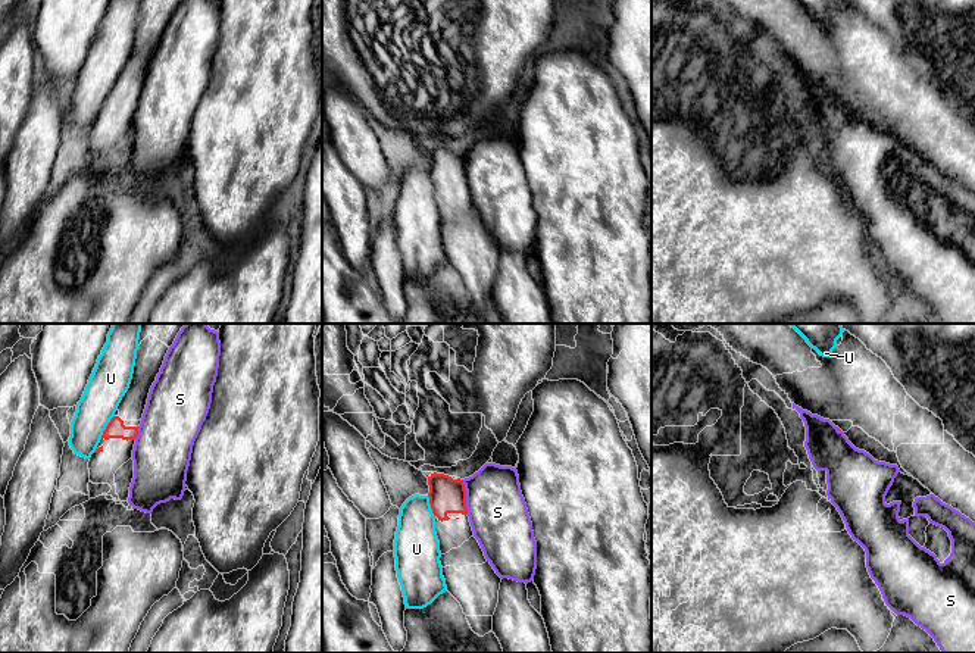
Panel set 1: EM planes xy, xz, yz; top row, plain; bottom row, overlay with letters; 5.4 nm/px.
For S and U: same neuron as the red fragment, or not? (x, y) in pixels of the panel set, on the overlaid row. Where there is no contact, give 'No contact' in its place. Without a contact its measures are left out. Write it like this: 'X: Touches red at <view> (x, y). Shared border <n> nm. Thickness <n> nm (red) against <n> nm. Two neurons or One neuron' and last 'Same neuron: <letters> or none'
S: Touches red at xz (465, 497). Shared border 190 nm. Thickness 190 nm (red) against 320 nm. Two neurons
U: Touches red at xy (106, 427). Shared border 150 nm. Thickness 100 nm (red) against 220 nm. Two neurons
Same neuron: none

